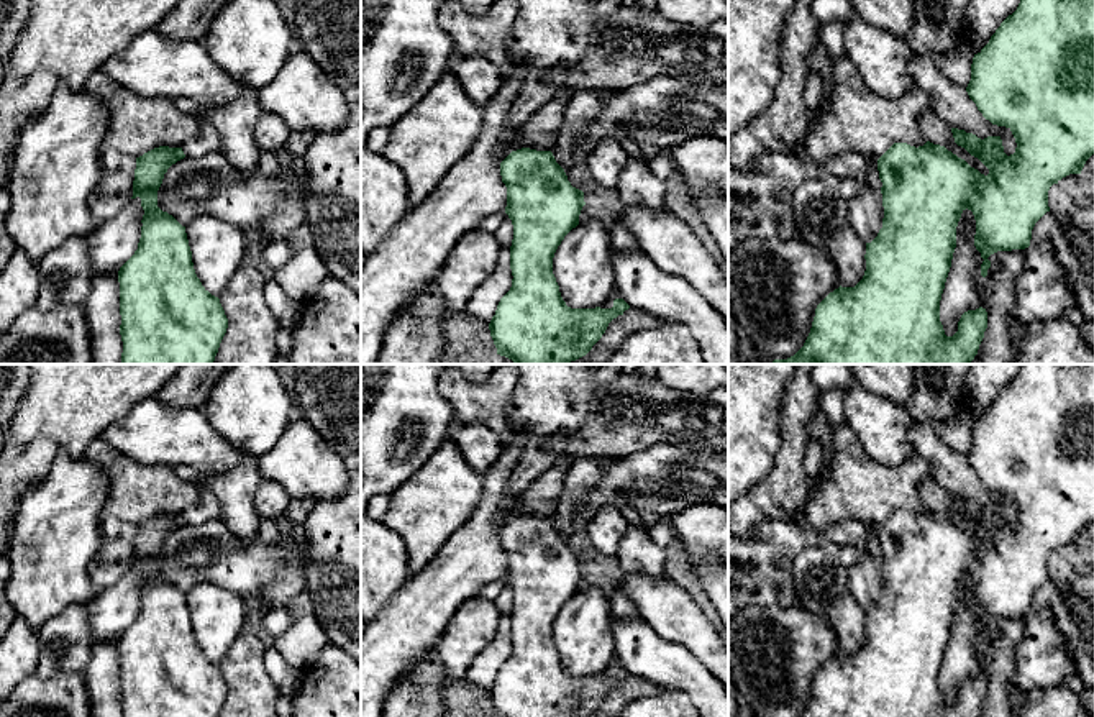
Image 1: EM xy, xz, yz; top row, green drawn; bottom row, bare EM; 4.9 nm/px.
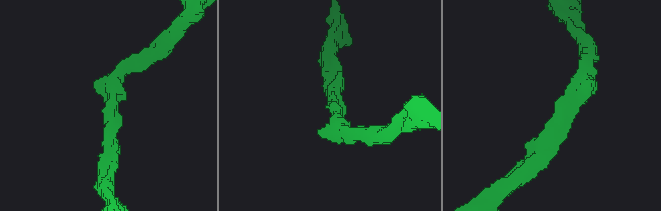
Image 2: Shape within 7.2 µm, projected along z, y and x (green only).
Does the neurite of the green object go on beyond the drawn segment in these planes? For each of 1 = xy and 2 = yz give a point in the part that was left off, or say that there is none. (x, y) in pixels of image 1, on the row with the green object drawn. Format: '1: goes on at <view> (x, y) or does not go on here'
1: does not go on here
2: does not go on here

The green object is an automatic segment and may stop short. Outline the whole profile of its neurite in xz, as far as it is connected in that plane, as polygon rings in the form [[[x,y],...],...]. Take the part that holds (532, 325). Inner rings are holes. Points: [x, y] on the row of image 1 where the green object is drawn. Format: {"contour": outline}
{"contour": [[[522,148],[500,162],[507,187],[505,213],[513,225],[510,246],[512,287],[500,299],[489,323],[497,354],[515,364],[568,364],[586,356],[602,338],[609,323],[630,305],[615,289],[595,308],[571,308],[561,297],[553,274],[553,258],[564,236],[579,225],[584,192],[572,187],[551,151]]]}

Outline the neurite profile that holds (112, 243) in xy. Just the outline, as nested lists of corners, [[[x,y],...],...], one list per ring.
[[[136,197],[95,226],[87,241],[93,277],[118,271],[134,254],[141,238],[143,215],[141,199]]]

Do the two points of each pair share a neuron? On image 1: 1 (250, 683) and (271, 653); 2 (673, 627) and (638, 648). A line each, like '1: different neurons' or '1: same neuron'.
1: different neurons
2: different neurons

